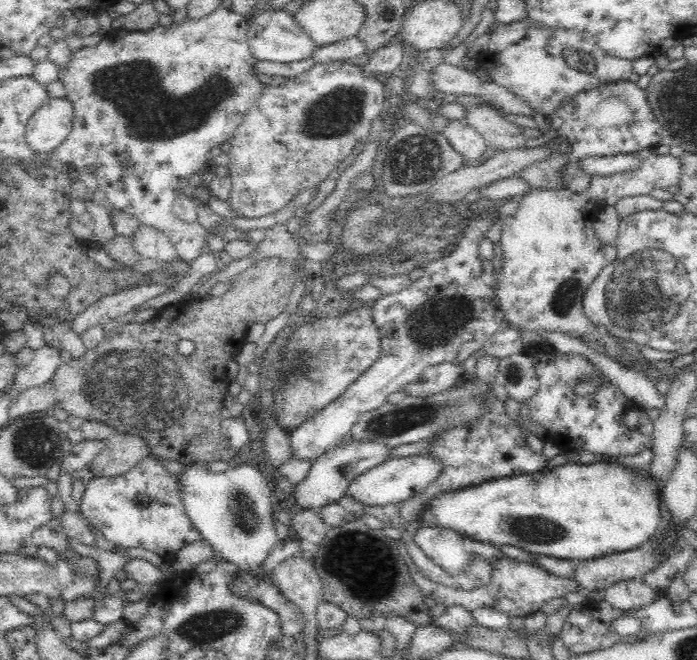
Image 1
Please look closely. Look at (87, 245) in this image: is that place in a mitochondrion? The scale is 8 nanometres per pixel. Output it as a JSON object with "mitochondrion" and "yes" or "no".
{"mitochondrion":"no"}

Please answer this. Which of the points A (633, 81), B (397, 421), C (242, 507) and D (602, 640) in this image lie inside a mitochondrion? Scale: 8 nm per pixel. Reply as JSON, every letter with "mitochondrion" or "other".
{"A":"other","B":"mitochondrion","C":"mitochondrion","D":"other"}

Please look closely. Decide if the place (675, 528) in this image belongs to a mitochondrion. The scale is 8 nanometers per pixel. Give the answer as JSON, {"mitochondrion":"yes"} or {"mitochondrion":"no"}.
{"mitochondrion":"no"}

